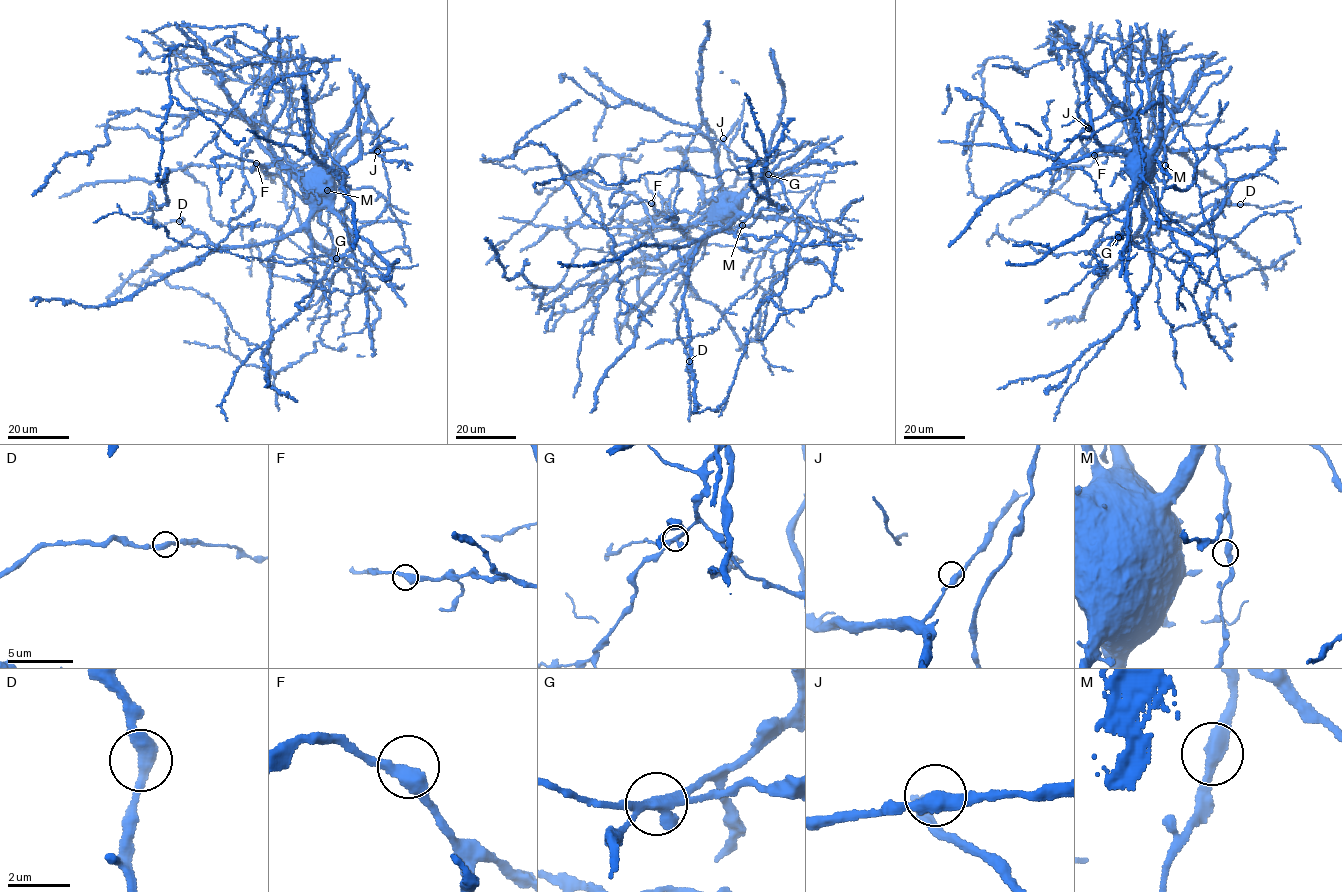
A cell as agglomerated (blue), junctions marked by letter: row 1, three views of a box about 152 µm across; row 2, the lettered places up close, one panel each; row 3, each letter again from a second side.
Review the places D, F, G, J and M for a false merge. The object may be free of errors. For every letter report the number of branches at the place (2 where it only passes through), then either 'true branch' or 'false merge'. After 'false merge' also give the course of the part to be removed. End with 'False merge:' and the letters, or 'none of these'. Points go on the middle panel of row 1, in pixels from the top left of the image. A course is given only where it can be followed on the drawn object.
D: branches 2; true branch
F: branches 2; true branch
G: branches 2; false merge; course (768, 173), (730, 169), (714, 177), (667, 168), (608, 184), (591, 171), (579, 170), (533, 188)
J: branches 2; true branch
M: branches 2; true branch
False merge: G

